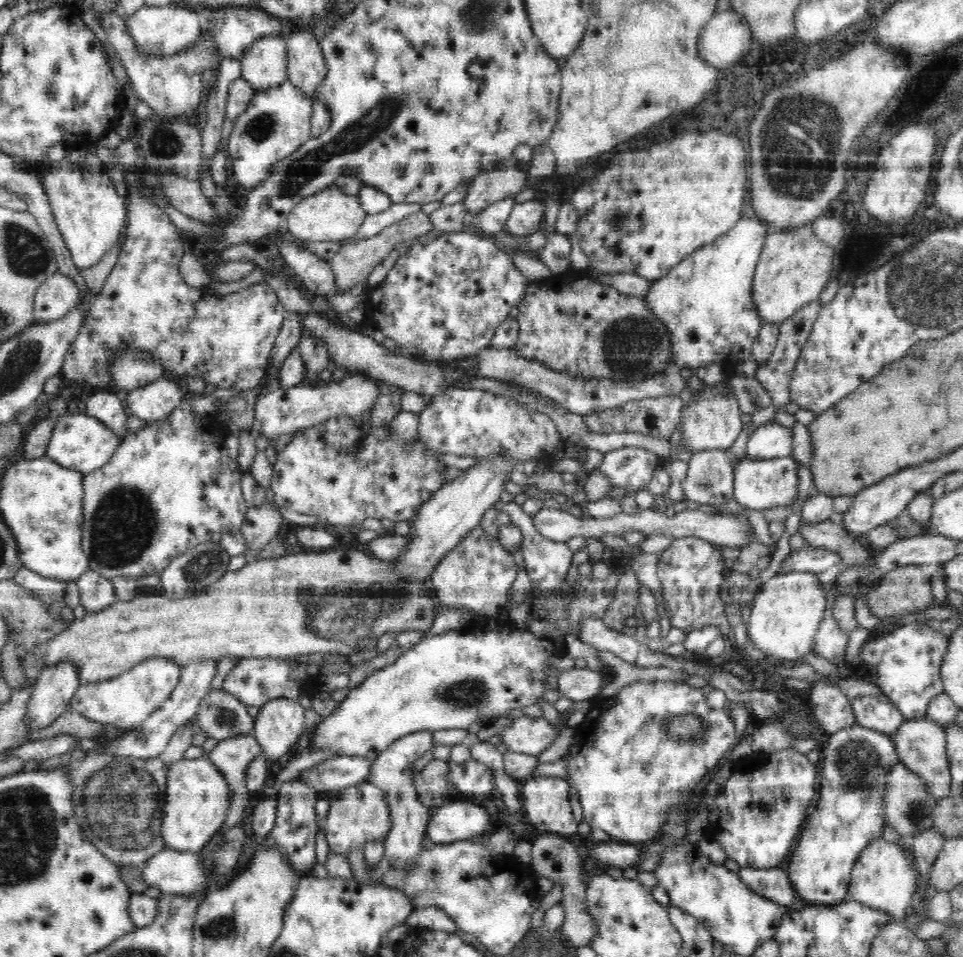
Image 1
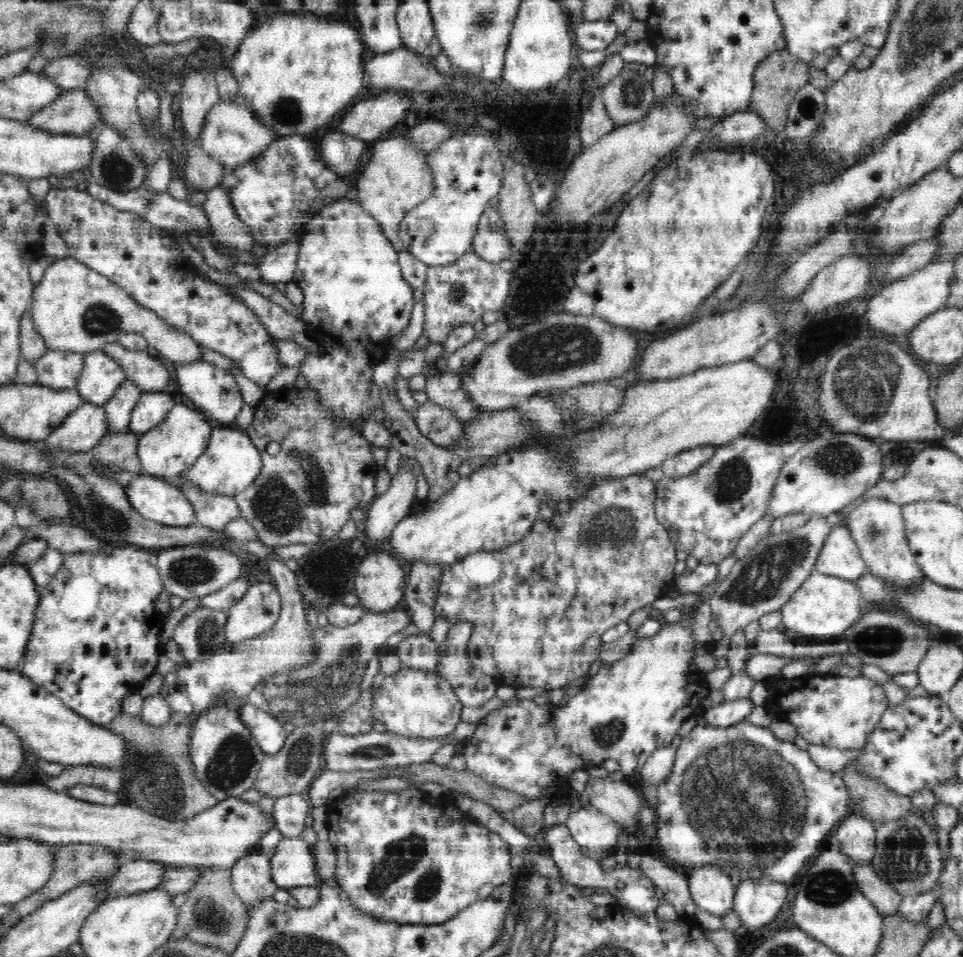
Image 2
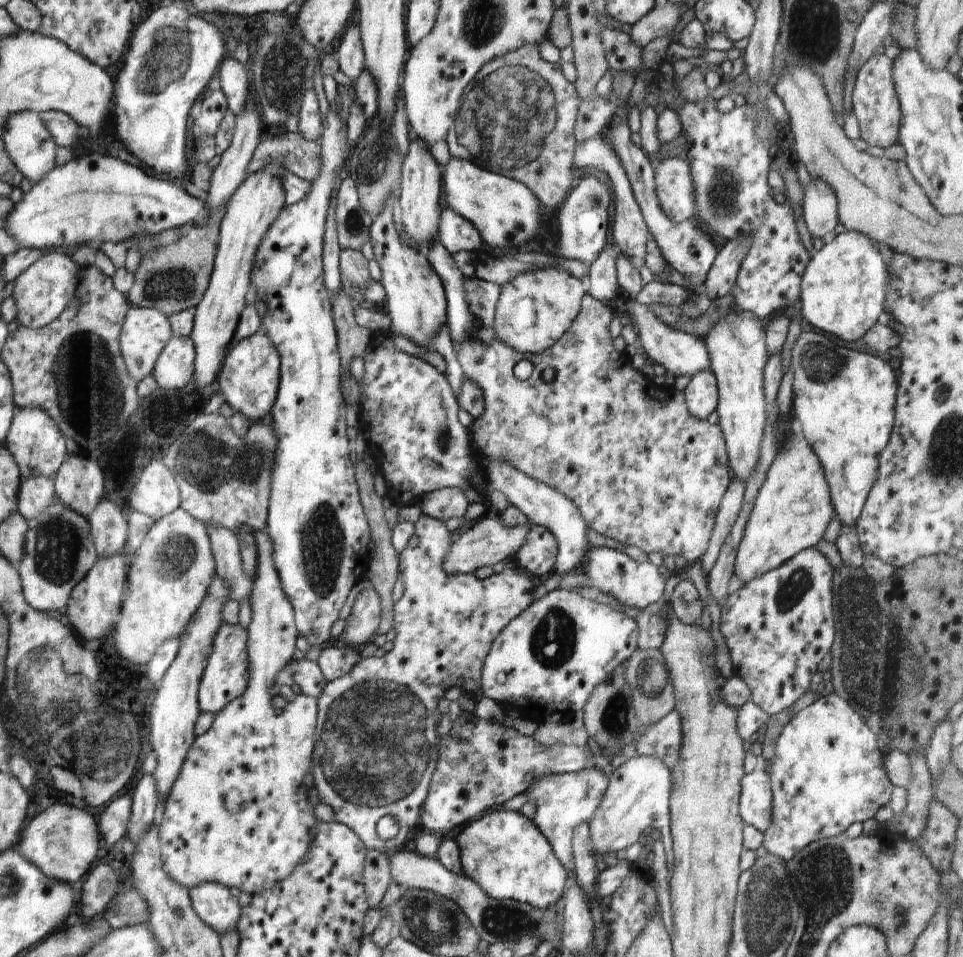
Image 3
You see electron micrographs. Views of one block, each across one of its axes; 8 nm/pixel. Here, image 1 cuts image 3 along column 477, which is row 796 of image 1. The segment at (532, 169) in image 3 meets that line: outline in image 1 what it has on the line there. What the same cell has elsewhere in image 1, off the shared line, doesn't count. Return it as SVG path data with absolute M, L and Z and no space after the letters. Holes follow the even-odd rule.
M95 749L83 754L82 758L72 757L68 762L56 766L66 771L73 791L77 793L74 810L86 832L86 840L104 853L117 865L141 867L149 858L166 848L159 827L162 824L163 806L166 805L167 770L160 757L150 760L117 758L107 752Z

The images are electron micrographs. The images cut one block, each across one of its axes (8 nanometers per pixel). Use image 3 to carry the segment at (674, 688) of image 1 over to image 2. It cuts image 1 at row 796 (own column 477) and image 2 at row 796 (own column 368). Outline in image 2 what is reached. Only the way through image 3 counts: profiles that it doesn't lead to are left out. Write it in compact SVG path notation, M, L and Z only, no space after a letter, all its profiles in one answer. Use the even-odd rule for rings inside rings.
M742 720L734 726L728 728L719 728L712 724L696 726L690 734L681 740L677 748L677 756L674 759L674 766L669 774L670 778L661 782L657 786L657 820L656 820L656 838L658 845L655 849L655 855L667 860L674 866L688 866L688 868L716 867L721 868L722 872L731 876L735 885L746 878L768 878L770 880L784 883L787 886L794 883L794 876L804 868L808 858L818 856L825 848L826 834L844 818L848 816L848 806L851 804L849 793L845 788L843 779L839 773L829 772L818 767L807 750L802 750L795 743L779 740L774 736L770 728L764 726L754 726L748 720Z

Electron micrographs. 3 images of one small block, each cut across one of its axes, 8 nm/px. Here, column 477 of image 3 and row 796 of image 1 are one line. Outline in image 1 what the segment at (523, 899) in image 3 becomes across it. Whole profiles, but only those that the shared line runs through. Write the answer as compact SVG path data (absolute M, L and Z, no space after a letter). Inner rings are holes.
M850 726L835 734L828 734L820 748L824 756L823 766L818 773L819 800L816 810L808 816L808 825L800 834L798 845L790 854L787 875L797 898L808 906L834 906L845 901L848 894L853 866L868 844L881 838L886 826L884 798L886 798L886 777L895 764L899 763L893 736L862 726Z

